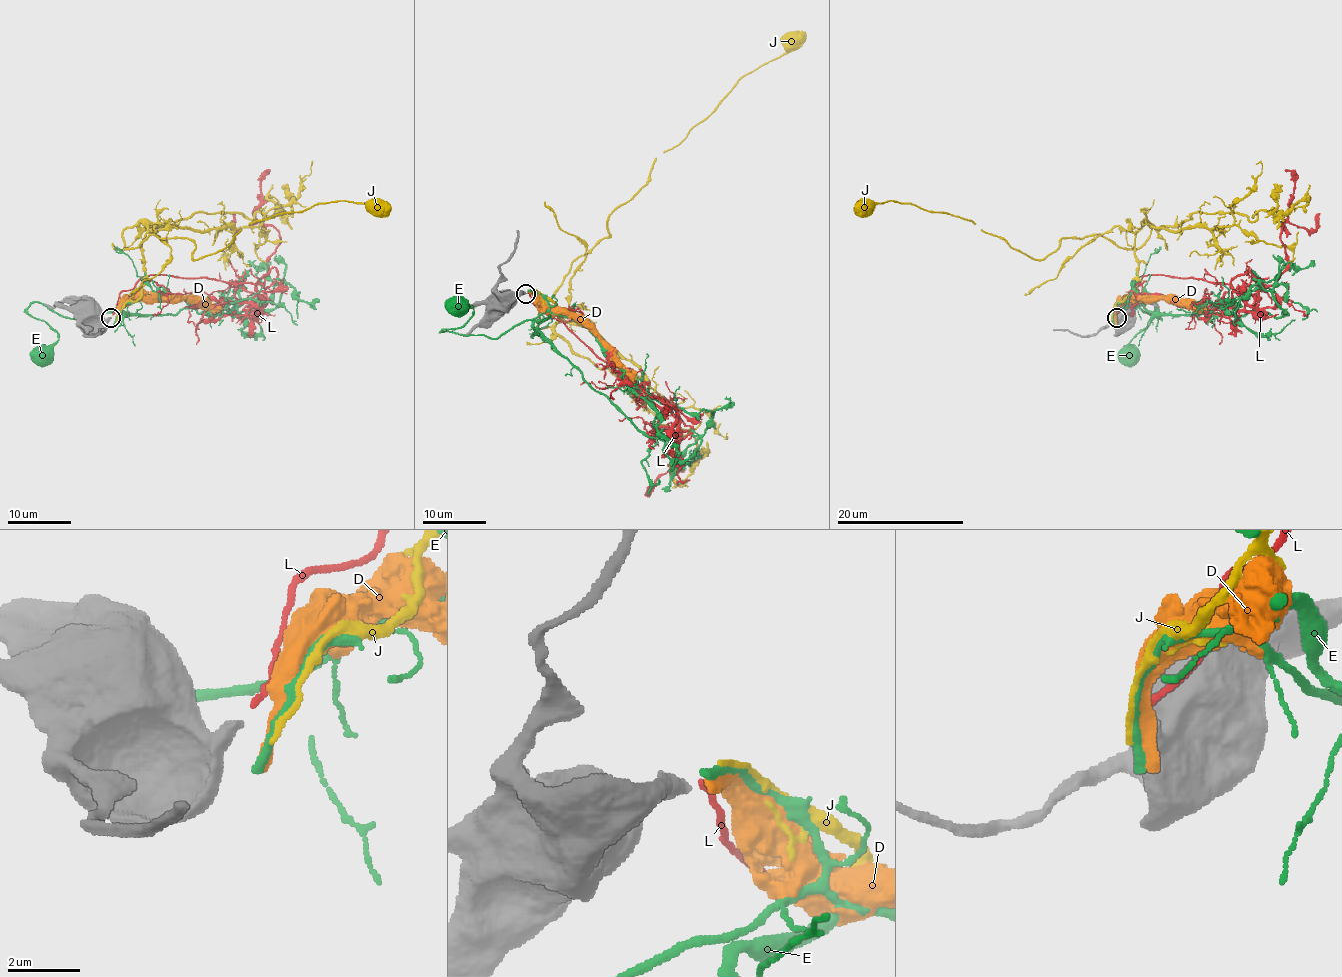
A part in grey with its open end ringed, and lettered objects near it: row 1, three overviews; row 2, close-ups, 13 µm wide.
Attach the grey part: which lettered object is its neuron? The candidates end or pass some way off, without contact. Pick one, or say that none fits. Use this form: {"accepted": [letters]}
{"accepted": []}

